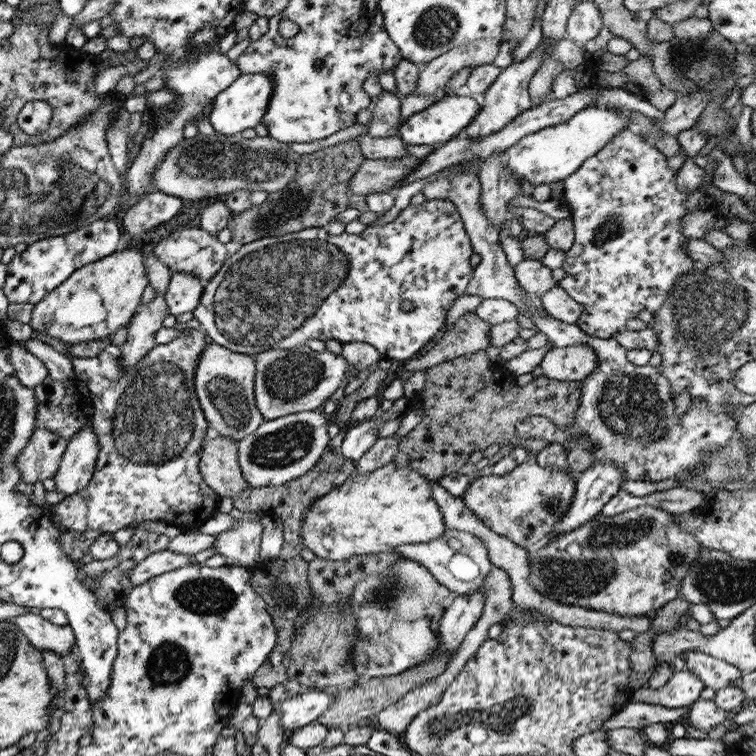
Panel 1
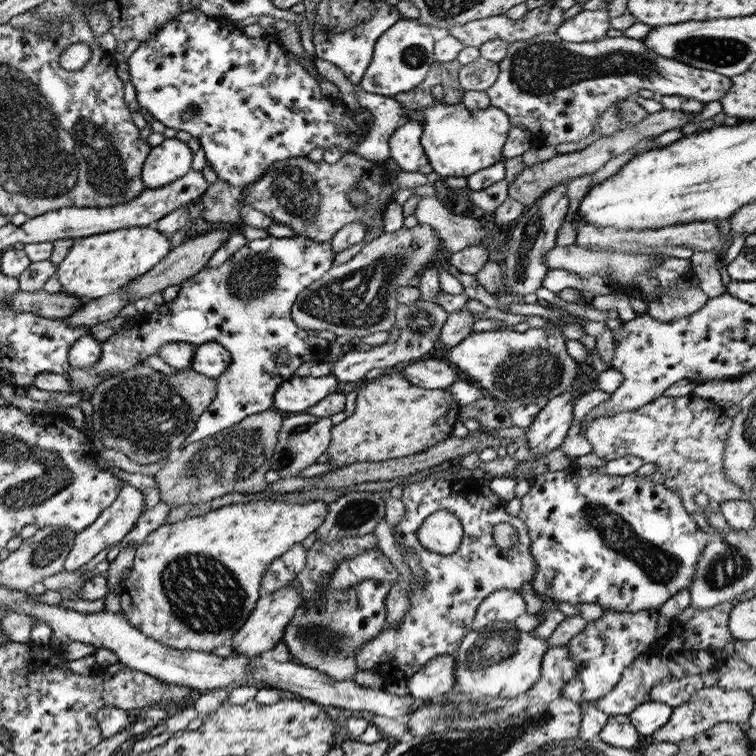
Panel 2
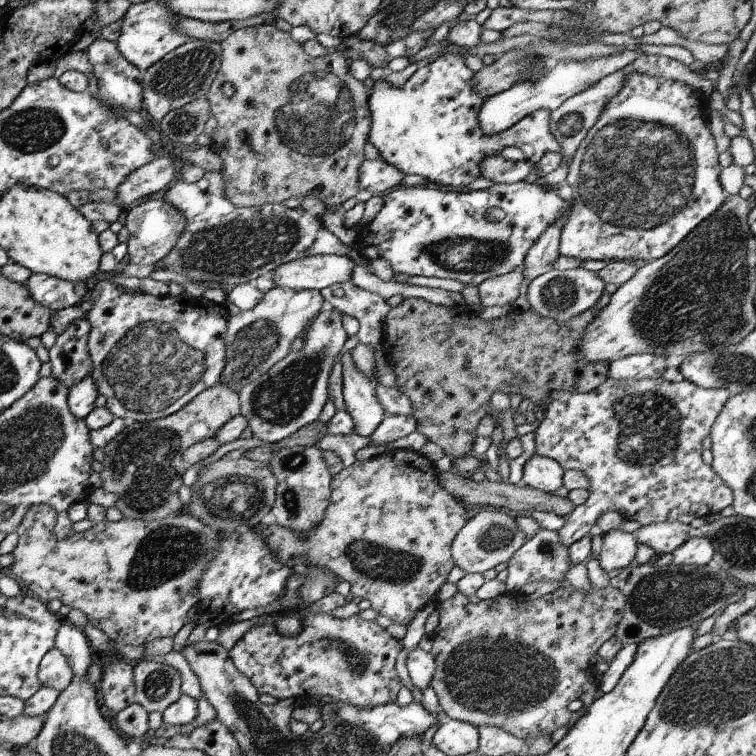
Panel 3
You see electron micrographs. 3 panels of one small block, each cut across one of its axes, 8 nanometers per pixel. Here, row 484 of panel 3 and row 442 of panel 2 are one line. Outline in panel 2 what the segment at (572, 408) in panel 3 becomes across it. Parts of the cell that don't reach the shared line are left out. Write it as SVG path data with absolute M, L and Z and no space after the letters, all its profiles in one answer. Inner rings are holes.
M692 393L679 398L662 395L635 411L591 419L584 437L591 444L592 453L606 462L627 455L637 456L644 463L652 462L664 476L664 488L674 491L688 513L707 516L711 511L720 512L720 504L727 500L743 501L743 492L725 478L722 467L724 443L731 429L731 420L713 399L699 398ZM696 494L707 495L704 507L693 502Z

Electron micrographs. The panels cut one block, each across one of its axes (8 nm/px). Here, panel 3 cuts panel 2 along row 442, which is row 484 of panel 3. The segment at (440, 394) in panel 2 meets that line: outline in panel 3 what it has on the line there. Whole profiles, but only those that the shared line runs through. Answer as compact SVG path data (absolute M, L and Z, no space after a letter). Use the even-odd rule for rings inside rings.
M399 449L391 451L386 450L383 454L375 458L371 457L369 460L363 462L355 461L348 467L342 467L337 474L330 475L330 495L322 519L316 522L315 526L313 526L308 533L304 534L304 537L301 535L296 536L295 531L284 526L279 526L277 523L267 525L257 523L254 526L254 530L262 535L262 538L266 541L267 548L279 563L282 563L290 569L298 569L298 567L303 568L306 565L316 567L317 569L324 569L333 574L336 580L345 580L345 584L347 583L349 585L349 590L351 594L353 594L353 597L357 596L357 598L369 600L370 608L375 609L377 614L390 618L393 623L404 624L407 627L417 610L423 608L428 602L435 602L435 594L439 588L441 588L441 585L445 583L445 578L449 570L454 566L453 559L450 555L451 541L458 533L458 530L467 521L467 518L465 518L466 506L455 499L454 496L445 492L445 490L436 483L436 474L437 471L433 468L431 462L423 455L420 455L419 452Z

